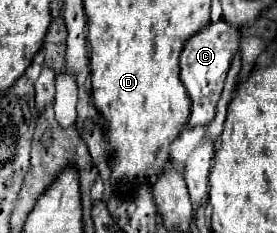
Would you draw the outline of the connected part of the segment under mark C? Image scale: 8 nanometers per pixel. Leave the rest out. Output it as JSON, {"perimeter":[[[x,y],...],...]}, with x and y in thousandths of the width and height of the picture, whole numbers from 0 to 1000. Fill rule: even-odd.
{"perimeter":[[[791,82],[776,99],[755,99],[747,116],[733,116],[726,133],[711,133],[704,150],[690,150],[653,219],[653,348],[690,416],[690,494],[668,545],[697,554],[697,545],[740,545],[769,519],[776,502],[776,459],[783,433],[798,416],[805,391],[805,356],[834,279],[834,245],[848,236],[848,219],[863,210],[863,133],[827,107],[819,90]]]}

